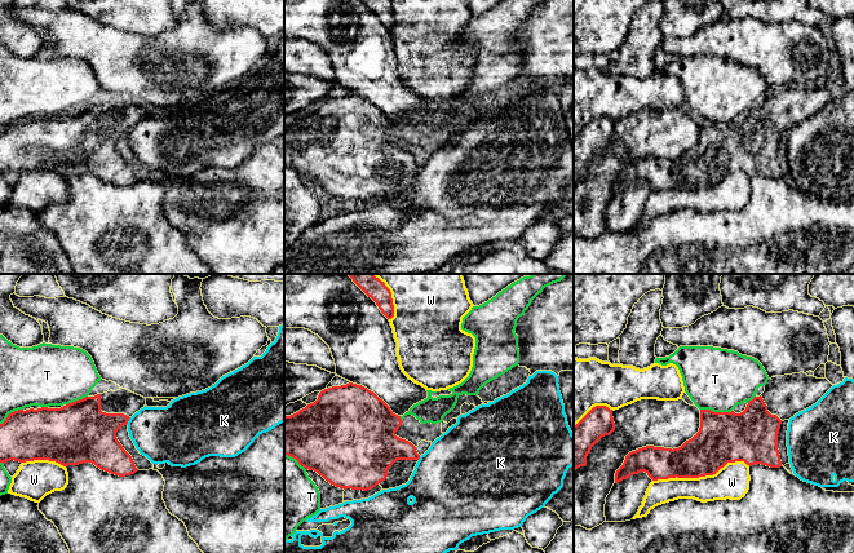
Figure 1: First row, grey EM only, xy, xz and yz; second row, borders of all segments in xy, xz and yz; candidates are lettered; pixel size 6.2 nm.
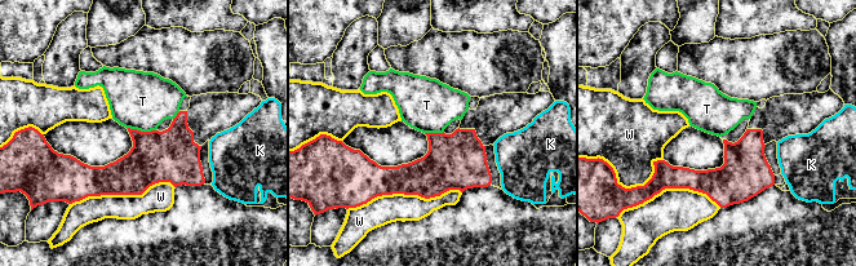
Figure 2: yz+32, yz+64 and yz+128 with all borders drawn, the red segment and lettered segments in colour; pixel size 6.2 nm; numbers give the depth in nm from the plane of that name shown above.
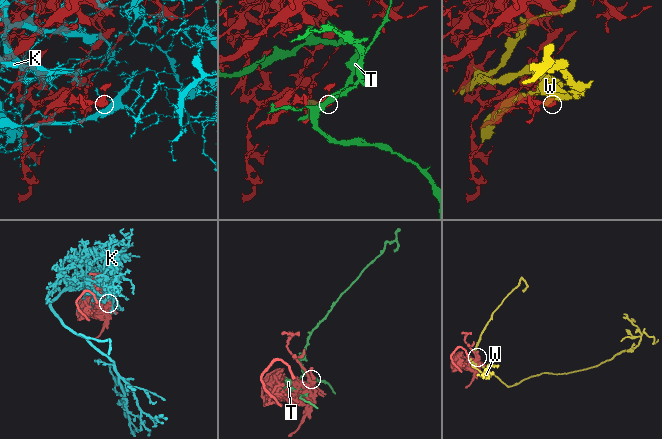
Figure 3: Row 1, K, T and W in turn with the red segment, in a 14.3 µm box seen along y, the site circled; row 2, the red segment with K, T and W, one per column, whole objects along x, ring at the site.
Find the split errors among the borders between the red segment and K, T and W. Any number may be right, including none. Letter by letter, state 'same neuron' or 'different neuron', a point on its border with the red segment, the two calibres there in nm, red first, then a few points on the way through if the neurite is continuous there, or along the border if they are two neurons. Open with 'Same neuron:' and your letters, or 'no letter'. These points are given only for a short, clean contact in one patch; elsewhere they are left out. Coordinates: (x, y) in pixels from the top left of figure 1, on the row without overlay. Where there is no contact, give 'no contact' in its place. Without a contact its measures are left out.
Same neuron: no letter
K: different neuron; contact xy (128, 131); calibres 320 and 360 nm
T: different neuron; contact yz (716, 123); calibres 320 and 380 nm
W: different neuron; contact yz (700, 186); calibres 280 and 220 nm

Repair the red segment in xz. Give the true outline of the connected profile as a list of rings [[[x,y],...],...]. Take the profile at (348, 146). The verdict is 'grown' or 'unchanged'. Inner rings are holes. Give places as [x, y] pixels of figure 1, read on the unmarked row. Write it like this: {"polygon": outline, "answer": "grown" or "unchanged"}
{"polygon": [[[353,93],[332,97],[322,101],[314,114],[284,127],[284,165],[344,200],[367,202],[377,195],[382,200],[395,199],[410,191],[420,169],[411,152],[395,146],[402,133],[401,127],[367,98]]], "answer": "grown"}

